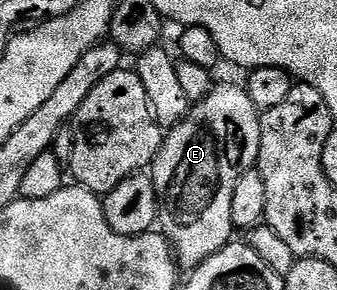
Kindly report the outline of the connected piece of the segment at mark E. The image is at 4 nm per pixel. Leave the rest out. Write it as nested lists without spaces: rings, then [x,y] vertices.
[[[219,83],[205,100],[199,100],[191,107],[182,123],[174,125],[163,135],[158,157],[150,165],[148,175],[154,181],[154,189],[161,201],[158,209],[160,231],[170,241],[170,247],[183,269],[197,268],[235,239],[232,193],[236,190],[236,182],[240,182],[240,174],[251,171],[258,163],[261,129],[260,110],[245,87]]]

